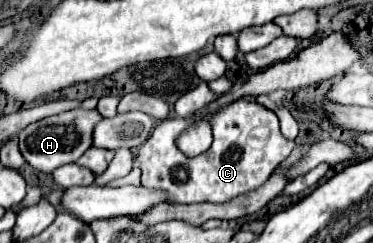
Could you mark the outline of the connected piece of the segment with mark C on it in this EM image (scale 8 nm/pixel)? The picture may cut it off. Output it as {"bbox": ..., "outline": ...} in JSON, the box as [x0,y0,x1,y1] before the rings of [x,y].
{"bbox":[135,98,295,204],"outline":[[[243,98],[205,118],[213,128],[213,144],[207,152],[193,158],[187,158],[175,146],[175,138],[185,130],[189,118],[169,116],[155,126],[155,132],[141,144],[135,158],[141,168],[143,186],[163,190],[177,204],[223,204],[259,188],[295,148],[295,142],[279,132],[277,116],[255,100]]]}

